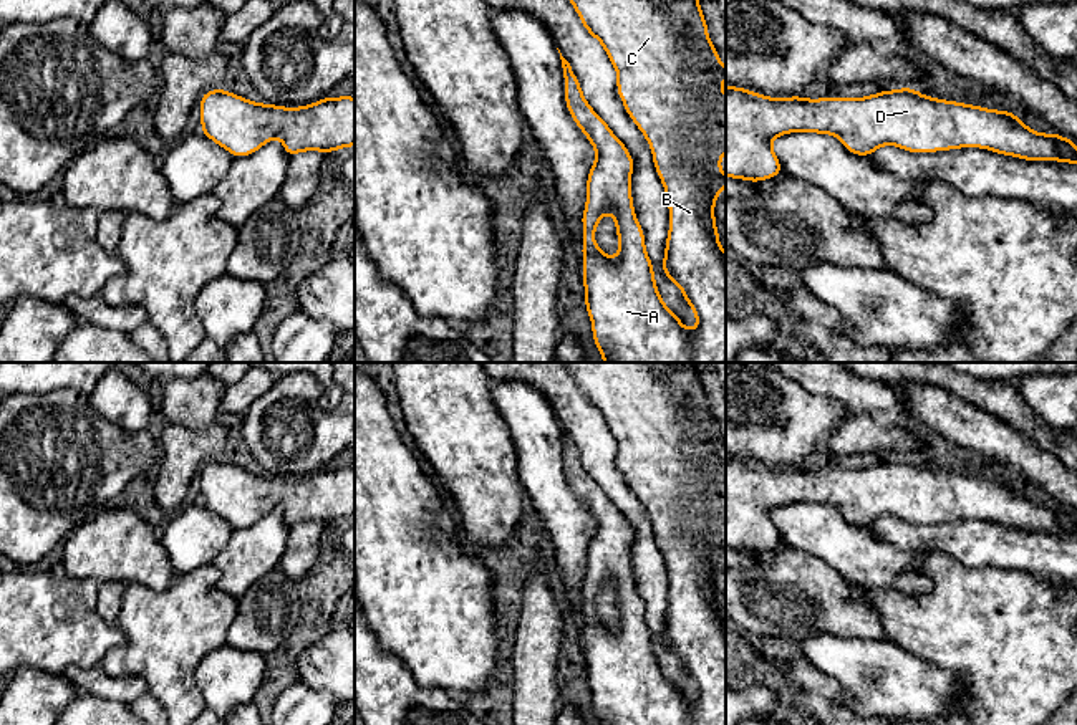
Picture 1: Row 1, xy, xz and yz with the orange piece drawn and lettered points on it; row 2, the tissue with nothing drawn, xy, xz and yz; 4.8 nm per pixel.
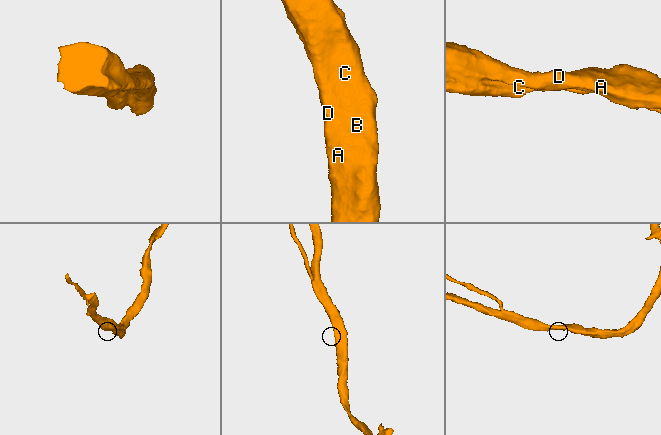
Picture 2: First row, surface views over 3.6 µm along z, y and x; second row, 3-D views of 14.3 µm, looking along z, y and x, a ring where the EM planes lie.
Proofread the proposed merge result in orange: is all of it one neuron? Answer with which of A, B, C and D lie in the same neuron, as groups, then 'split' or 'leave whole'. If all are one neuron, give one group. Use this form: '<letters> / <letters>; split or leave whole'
A B C D; leave whole

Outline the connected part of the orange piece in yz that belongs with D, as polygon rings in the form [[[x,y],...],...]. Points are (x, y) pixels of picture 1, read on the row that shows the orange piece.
[[[726,86],[726,177],[759,182],[784,172],[770,141],[789,132],[837,136],[857,156],[891,144],[908,152],[981,147],[1024,161],[1077,164],[1077,142],[1029,129],[1006,109],[943,101],[913,88],[867,98],[767,98]]]

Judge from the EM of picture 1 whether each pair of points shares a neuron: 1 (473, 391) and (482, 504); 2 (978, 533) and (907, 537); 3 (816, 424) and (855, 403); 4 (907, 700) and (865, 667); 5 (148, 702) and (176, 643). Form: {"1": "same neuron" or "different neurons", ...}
{"1": "same neuron", "2": "same neuron", "3": "same neuron", "4": "same neuron", "5": "different neurons"}

